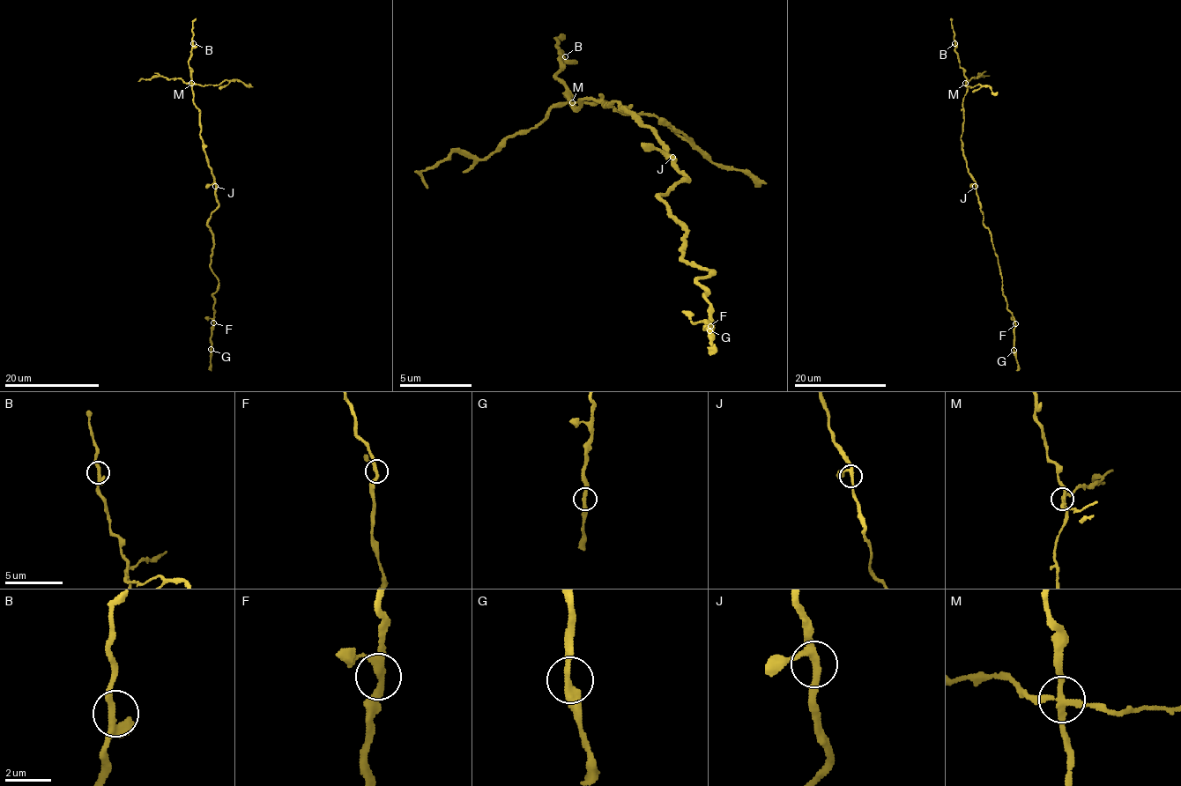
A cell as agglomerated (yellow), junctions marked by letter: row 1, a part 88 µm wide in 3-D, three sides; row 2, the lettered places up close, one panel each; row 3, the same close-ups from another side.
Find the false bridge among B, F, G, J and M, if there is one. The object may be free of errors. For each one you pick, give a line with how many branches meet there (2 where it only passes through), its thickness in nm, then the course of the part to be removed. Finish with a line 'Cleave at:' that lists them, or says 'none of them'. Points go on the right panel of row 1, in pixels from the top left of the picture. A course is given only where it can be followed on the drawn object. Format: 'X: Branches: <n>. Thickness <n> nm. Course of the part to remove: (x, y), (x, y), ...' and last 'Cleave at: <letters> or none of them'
M: Branches: 4. Thickness 240 nm. Course of the part to remove: (965, 83), (970, 87), (976, 85), (988, 85), (997, 95)
Cleave at: M

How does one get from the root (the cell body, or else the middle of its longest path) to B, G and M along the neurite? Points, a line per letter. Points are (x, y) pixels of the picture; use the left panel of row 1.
B: (216, 195), (214, 177), (200, 134), (200, 109), (194, 102), (191, 68), (189, 65), (193, 43)
G: (216, 195), (217, 208), (207, 226), (213, 237), (210, 269), (218, 280), (218, 290), (213, 295), (211, 349)
M: (216, 195), (214, 177), (200, 134), (200, 109), (194, 102), (191, 83)

